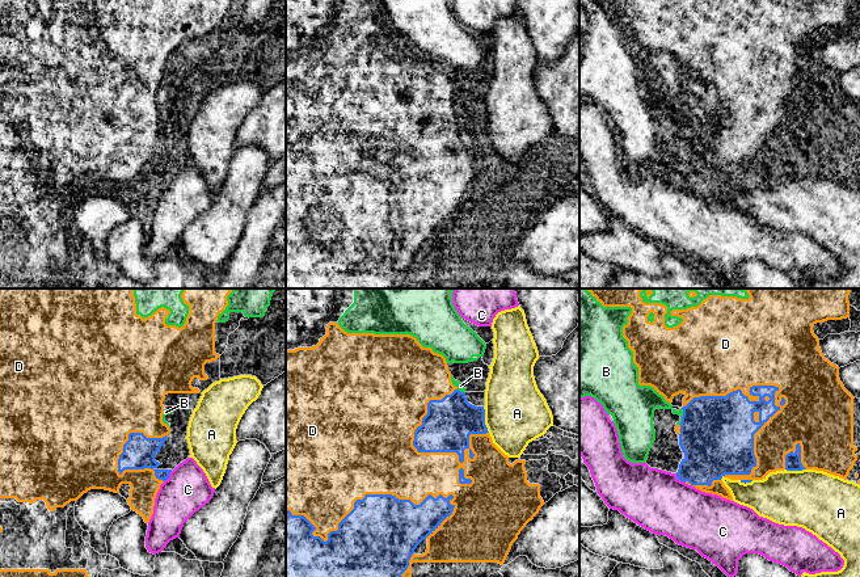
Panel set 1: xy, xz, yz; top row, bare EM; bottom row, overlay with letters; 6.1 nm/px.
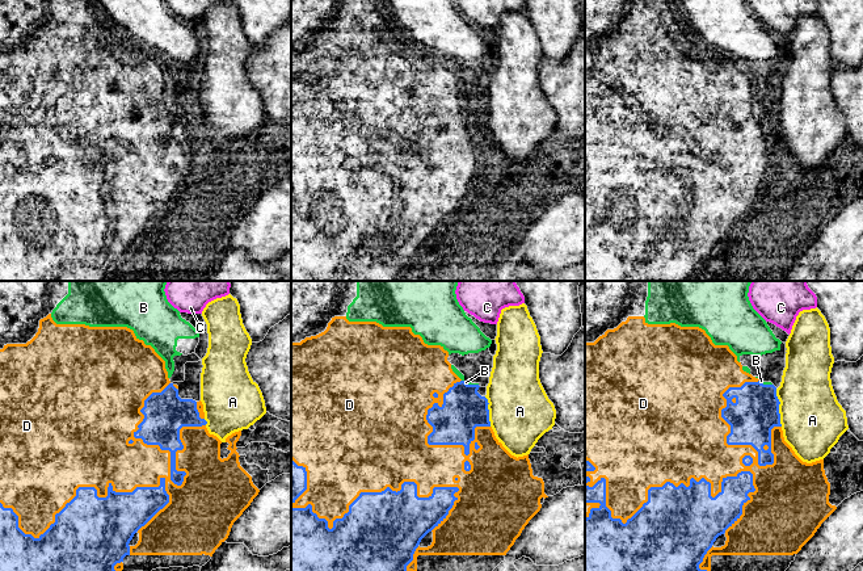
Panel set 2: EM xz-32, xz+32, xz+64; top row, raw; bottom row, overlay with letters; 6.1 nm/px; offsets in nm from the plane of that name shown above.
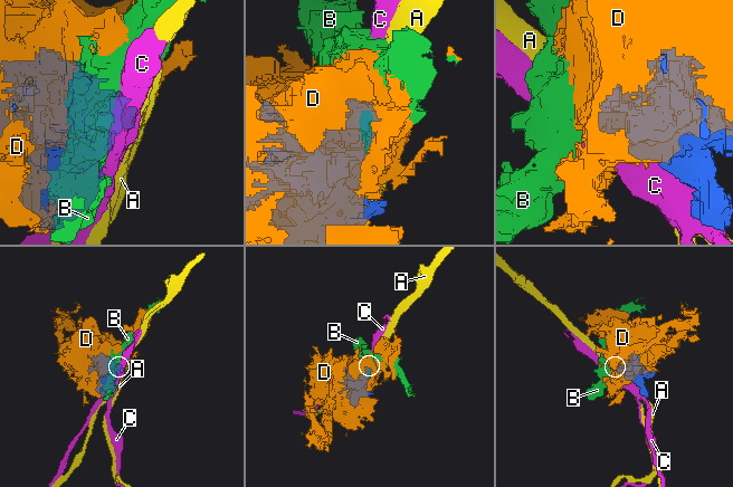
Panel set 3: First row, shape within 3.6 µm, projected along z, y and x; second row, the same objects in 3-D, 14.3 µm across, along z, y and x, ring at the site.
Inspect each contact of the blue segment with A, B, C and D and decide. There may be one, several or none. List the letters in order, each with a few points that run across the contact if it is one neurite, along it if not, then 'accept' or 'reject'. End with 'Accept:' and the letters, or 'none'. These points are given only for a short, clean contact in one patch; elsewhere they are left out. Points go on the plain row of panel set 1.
A: reject
B: reject
C: reject
D: accept
Accept: D

